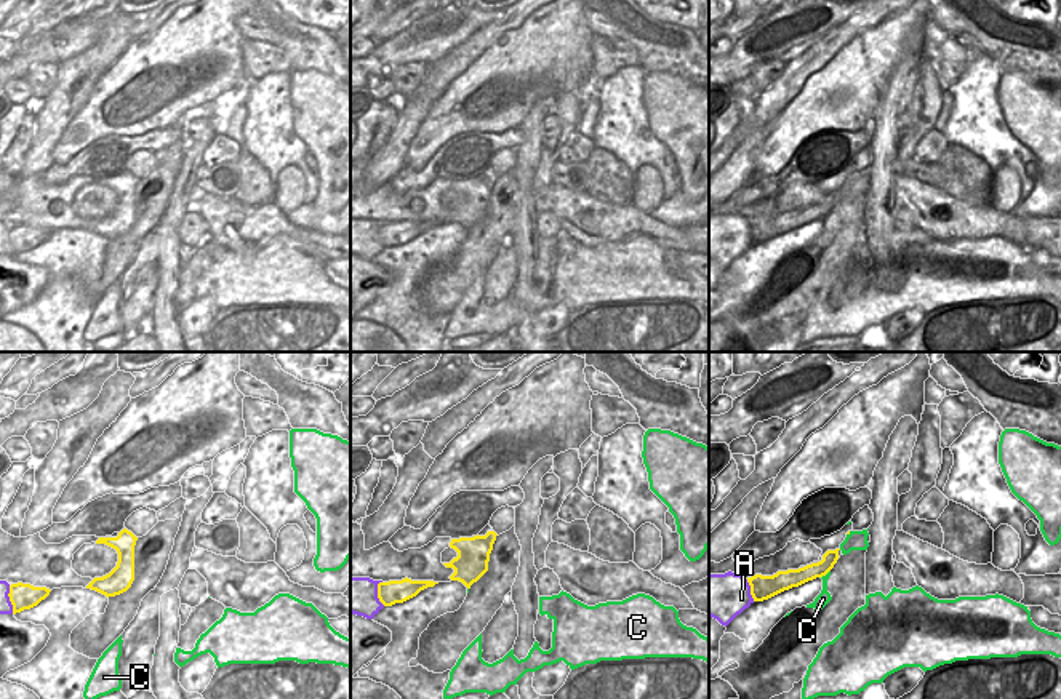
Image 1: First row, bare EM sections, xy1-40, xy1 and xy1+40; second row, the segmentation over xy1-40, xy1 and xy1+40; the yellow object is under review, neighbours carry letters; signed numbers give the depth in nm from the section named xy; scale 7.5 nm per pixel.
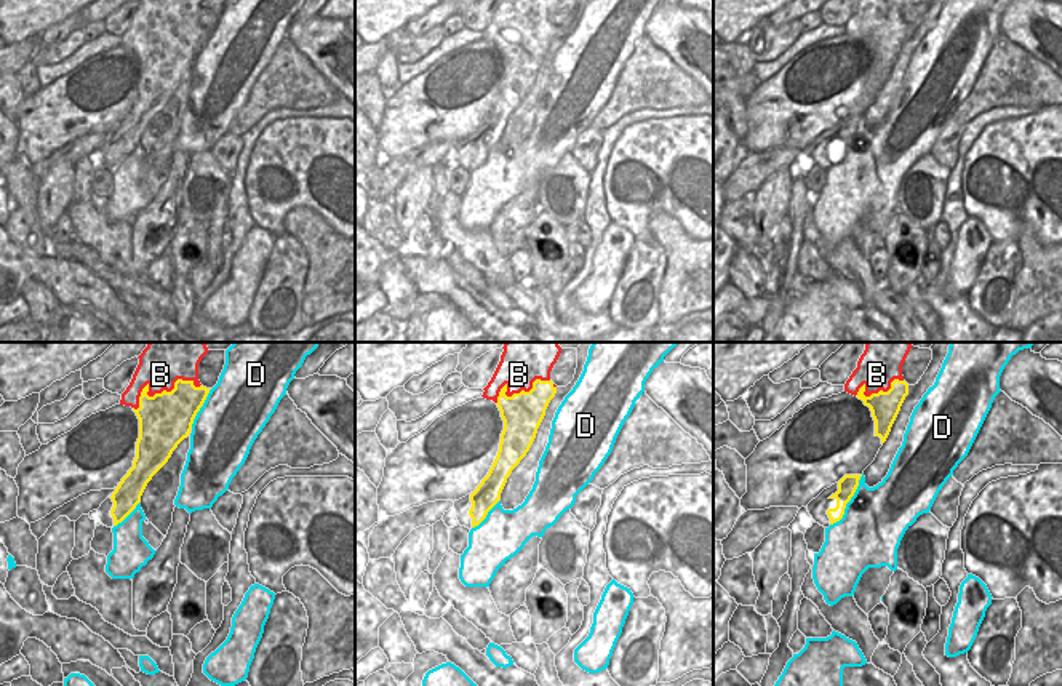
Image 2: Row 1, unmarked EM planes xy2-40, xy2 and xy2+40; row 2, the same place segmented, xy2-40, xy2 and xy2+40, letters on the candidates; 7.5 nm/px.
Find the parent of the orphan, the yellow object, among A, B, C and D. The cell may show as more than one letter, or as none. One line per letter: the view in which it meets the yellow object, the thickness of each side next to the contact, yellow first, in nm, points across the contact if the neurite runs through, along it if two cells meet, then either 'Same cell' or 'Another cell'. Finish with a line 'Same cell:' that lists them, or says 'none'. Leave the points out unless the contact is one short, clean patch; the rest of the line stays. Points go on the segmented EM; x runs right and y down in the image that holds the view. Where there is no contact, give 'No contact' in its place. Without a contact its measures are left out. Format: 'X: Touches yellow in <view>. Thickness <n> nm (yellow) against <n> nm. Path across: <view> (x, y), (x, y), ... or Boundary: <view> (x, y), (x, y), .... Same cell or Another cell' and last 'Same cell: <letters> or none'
A: Touches yellow in xy1. Thickness 170 nm (yellow) against 280 nm. Another cell
B: Touches yellow in xy2-40. Thickness 400 nm (yellow) against 340 nm. Another cell
C: Touches yellow in xy1+40. Thickness 140 nm (yellow) against 100 nm. Another cell
D: Touches yellow in xy2+40. Thickness 140 nm (yellow) against 480 nm. Another cell
Same cell: none

